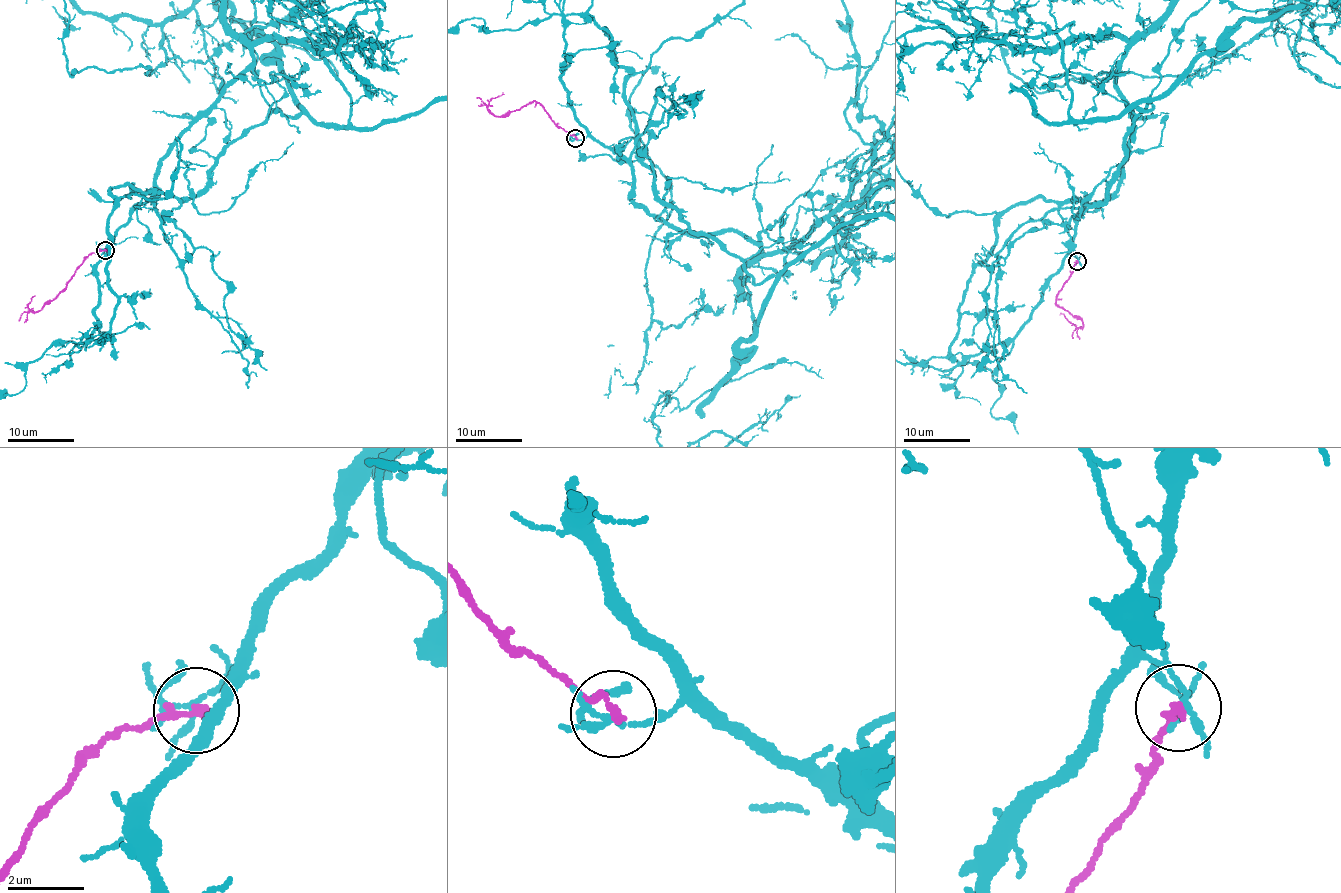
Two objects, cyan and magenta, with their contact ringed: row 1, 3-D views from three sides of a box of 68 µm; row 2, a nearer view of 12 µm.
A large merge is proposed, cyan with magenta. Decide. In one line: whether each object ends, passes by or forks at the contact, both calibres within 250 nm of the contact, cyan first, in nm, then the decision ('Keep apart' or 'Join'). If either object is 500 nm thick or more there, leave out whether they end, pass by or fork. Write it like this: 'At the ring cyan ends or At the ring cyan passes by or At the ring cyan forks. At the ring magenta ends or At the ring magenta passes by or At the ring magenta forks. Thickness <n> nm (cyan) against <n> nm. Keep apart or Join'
At the ring cyan forks. At the ring magenta ends. Thickness 130 nm (cyan) against 200 nm. Keep apart

